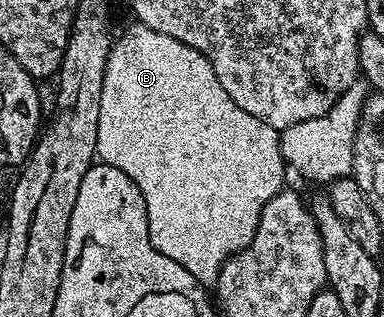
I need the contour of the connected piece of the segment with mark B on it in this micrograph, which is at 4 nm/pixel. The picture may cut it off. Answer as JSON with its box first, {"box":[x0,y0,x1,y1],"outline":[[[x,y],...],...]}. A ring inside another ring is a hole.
{"box":[96,25,285,285],"outline":[[[134,25],[123,36],[114,40],[111,52],[105,65],[103,92],[101,93],[101,117],[97,125],[96,156],[102,162],[113,165],[113,169],[121,169],[125,177],[129,177],[141,189],[141,197],[145,197],[147,216],[149,217],[149,237],[153,245],[165,257],[177,261],[181,269],[189,269],[193,277],[204,285],[213,285],[219,276],[219,269],[230,255],[236,255],[241,249],[253,241],[253,233],[257,233],[257,221],[261,217],[261,209],[269,205],[269,201],[278,191],[284,190],[283,169],[285,162],[279,144],[280,132],[269,125],[257,121],[257,117],[249,117],[245,109],[233,105],[233,97],[221,89],[221,81],[217,81],[217,73],[213,73],[213,65],[197,49],[177,41],[173,37],[165,37],[165,33],[157,33],[157,29],[149,29],[142,25]]]}

